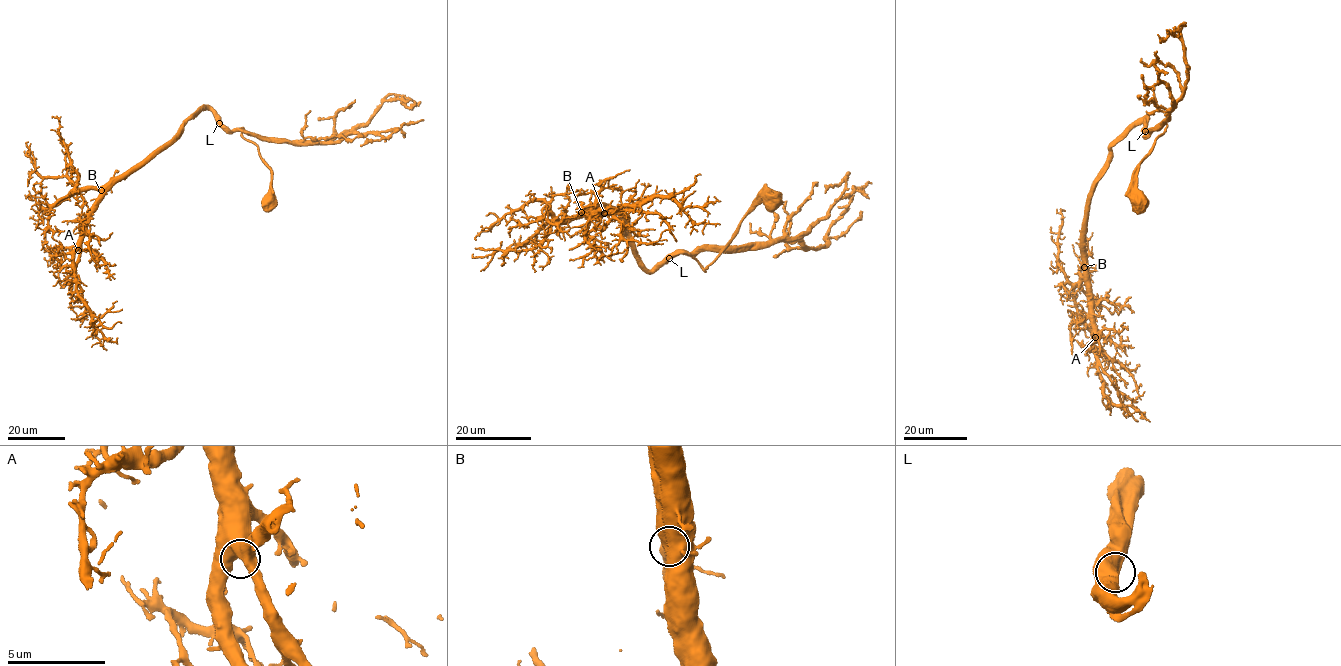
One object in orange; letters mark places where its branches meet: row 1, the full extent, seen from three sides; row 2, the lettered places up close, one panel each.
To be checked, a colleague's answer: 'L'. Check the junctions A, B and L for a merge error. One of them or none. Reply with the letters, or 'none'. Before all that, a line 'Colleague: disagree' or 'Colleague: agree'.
Colleague: disagree
none

